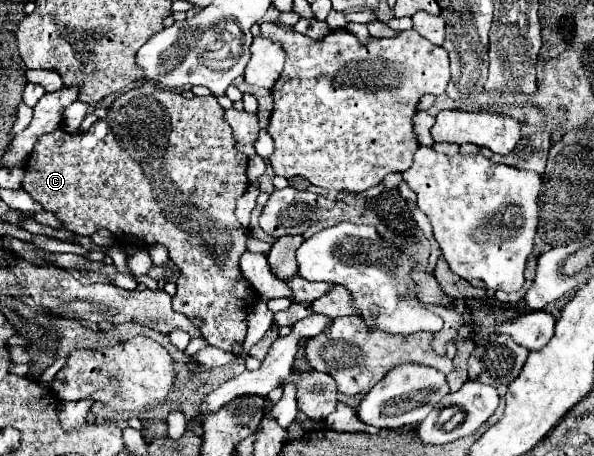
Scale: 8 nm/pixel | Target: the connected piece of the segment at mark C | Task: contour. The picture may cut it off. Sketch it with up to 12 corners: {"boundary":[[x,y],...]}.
{"boundary":[[144,83],[40,135],[22,189],[66,229],[168,247],[224,351],[252,285],[248,159],[216,97]]}

